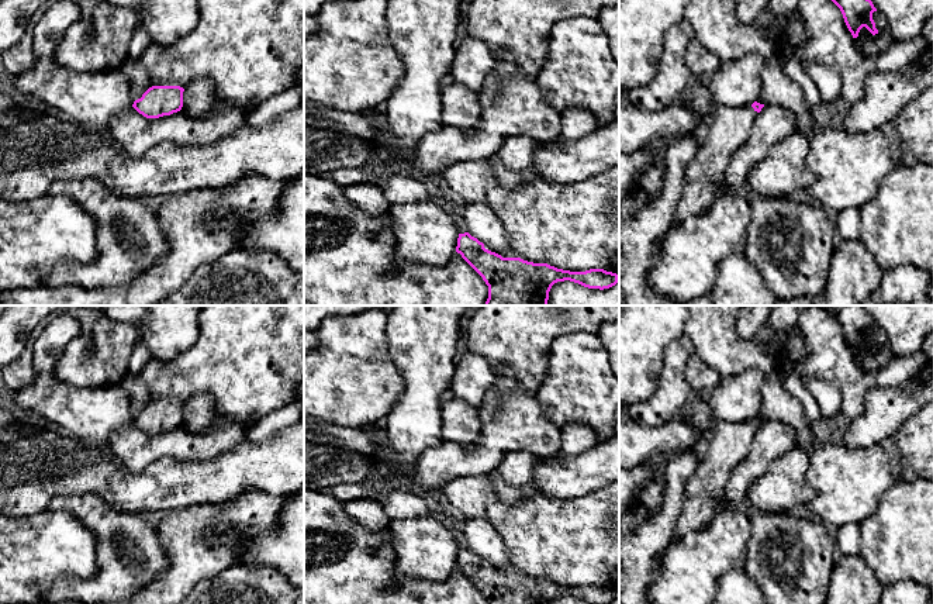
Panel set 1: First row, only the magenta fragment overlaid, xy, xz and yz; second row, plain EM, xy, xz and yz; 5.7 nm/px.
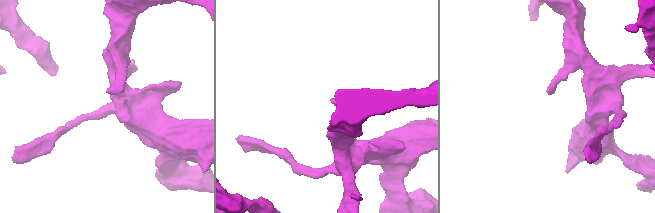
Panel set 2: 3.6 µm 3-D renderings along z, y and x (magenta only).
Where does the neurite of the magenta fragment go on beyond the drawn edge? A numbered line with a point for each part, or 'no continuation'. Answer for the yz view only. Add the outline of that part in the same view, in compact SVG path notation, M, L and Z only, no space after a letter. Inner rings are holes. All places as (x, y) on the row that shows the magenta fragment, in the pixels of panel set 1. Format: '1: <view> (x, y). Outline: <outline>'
1: yz (731, 127). Outline: M718 106L706 138L687 165L674 222L706 213L726 191L719 186L732 155L747 141L757 111L751 106L726 108Z

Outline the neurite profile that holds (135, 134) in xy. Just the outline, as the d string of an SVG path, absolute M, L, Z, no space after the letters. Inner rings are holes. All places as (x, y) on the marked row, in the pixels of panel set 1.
M227 104L214 106L207 115L190 115L180 110L159 118L146 118L131 107L111 120L108 132L131 159L138 159L163 142L182 148L220 142L245 124L246 113Z

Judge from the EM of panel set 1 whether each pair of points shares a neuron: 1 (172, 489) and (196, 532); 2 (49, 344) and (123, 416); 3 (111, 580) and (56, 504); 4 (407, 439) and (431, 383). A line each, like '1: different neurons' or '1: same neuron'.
1: different neurons
2: same neuron
3: same neuron
4: same neuron

